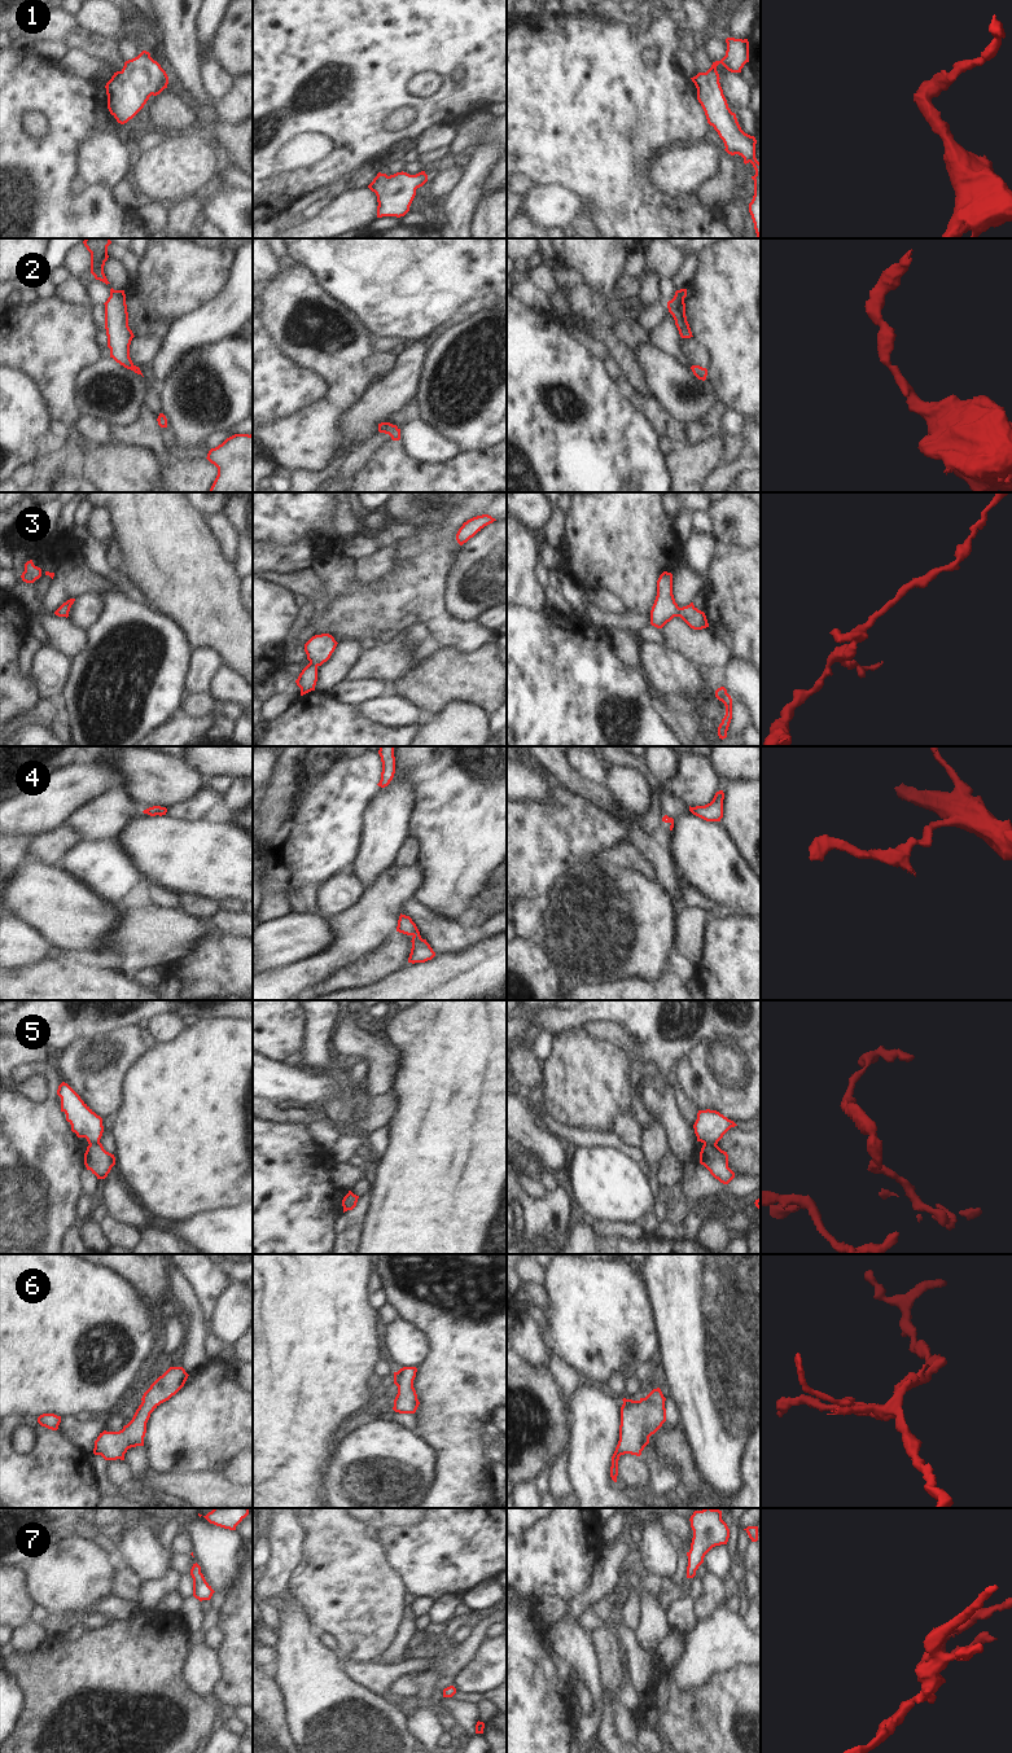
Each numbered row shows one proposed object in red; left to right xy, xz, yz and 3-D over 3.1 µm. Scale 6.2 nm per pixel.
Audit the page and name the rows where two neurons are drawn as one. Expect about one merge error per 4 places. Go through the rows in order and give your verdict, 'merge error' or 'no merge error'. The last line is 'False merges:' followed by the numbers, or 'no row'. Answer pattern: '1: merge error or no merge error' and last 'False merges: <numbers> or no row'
1: no merge error
2: no merge error
3: no merge error
4: no merge error
5: merge error
6: no merge error
7: no merge error
False merges: 5

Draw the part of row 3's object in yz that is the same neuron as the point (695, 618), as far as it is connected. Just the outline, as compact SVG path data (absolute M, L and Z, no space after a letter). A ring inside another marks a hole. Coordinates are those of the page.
M663 571L657 580L657 596L650 610L650 624L662 628L674 617L680 617L691 628L709 627L706 615L693 602L679 608L673 595L673 574Z

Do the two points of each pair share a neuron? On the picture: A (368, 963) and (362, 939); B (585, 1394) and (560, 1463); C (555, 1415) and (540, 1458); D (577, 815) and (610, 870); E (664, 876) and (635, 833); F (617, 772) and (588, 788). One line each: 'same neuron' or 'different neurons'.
A: different neurons
B: different neurons
C: same neuron
D: different neurons
E: same neuron
F: different neurons

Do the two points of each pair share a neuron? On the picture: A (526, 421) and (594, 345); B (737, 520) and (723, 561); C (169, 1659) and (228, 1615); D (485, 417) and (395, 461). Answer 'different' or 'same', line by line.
A: different
B: different
C: different
D: different

